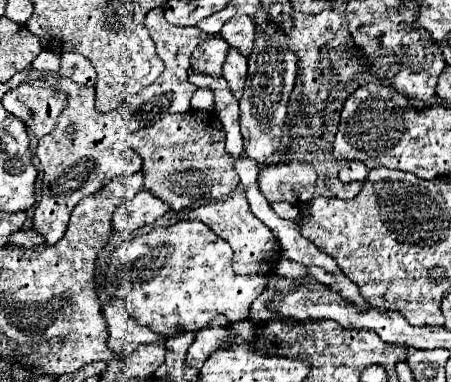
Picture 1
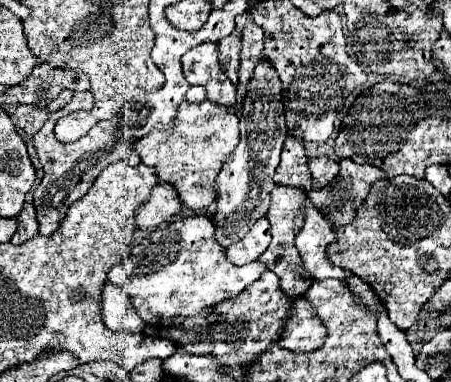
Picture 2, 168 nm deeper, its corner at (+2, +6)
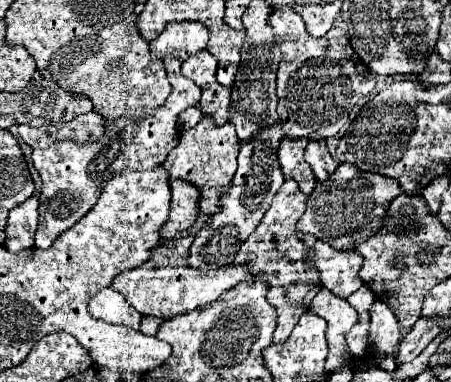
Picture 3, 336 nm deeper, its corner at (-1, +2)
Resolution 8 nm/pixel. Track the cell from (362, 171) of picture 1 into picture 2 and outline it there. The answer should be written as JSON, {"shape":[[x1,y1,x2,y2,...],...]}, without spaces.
{"shape":[[341,159,339,165,341,171,331,185,307,193,313,205,317,205,317,209,321,209,321,213,333,225,343,225,345,221,351,221,353,213,367,197,371,183,385,177,381,169,367,163,359,165,351,159]]}

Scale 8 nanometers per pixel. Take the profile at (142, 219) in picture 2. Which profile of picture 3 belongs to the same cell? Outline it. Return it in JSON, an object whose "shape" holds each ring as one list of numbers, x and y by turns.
{"shape":[[174,179,170,183,170,189,172,189,172,207,170,217,162,229,162,239,176,239,182,231,188,231,200,215,198,207,200,193,194,189,192,183]]}

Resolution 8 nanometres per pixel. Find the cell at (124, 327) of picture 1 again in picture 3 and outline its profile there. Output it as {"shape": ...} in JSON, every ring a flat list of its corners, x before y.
{"shape":[[106,287,98,295,92,297,92,301,88,305,88,313,100,321,124,325,130,329,138,329,140,319,142,319,142,315,136,309,132,309,132,305,126,301,126,297,120,295,118,291,114,291,112,287]]}

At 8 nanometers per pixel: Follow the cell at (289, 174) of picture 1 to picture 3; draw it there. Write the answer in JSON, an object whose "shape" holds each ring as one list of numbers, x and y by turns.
{"shape":[[284,137,278,147,278,161,280,161,284,177,294,179,300,185,300,191,310,195,316,181,314,181,314,173,310,165,304,161,306,143,308,143,306,137,300,137,300,139]]}

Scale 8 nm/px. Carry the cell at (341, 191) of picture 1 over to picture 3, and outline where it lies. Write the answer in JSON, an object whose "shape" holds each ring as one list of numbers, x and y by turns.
{"shape":[[310,141,306,147,306,163,312,167,318,181,328,179,338,163,332,159,332,155,326,149,326,141]]}

